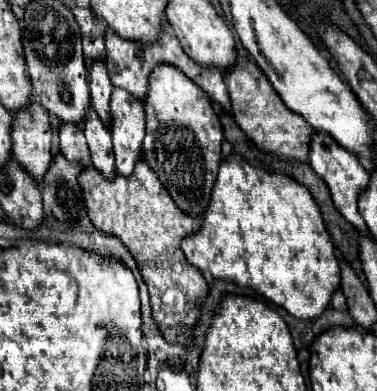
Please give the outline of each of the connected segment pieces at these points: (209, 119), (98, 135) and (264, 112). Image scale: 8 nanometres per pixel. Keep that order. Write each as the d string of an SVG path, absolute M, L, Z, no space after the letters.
M156 64L148 76L148 92L144 96L146 112L146 136L142 144L144 160L156 172L160 182L170 192L172 200L186 214L202 218L210 192L216 180L216 168L220 164L222 126L214 112L208 94L188 80L172 64Z
M88 108L88 114L84 118L84 134L96 170L100 170L106 178L116 176L116 166L112 160L112 140L108 136L108 128L92 108Z
M236 62L224 72L224 82L228 88L230 104L232 104L232 116L236 124L246 132L246 136L266 152L276 152L282 156L294 156L306 162L308 156L308 142L314 134L314 128L302 118L296 116L296 112L288 110L264 72L254 62Z

